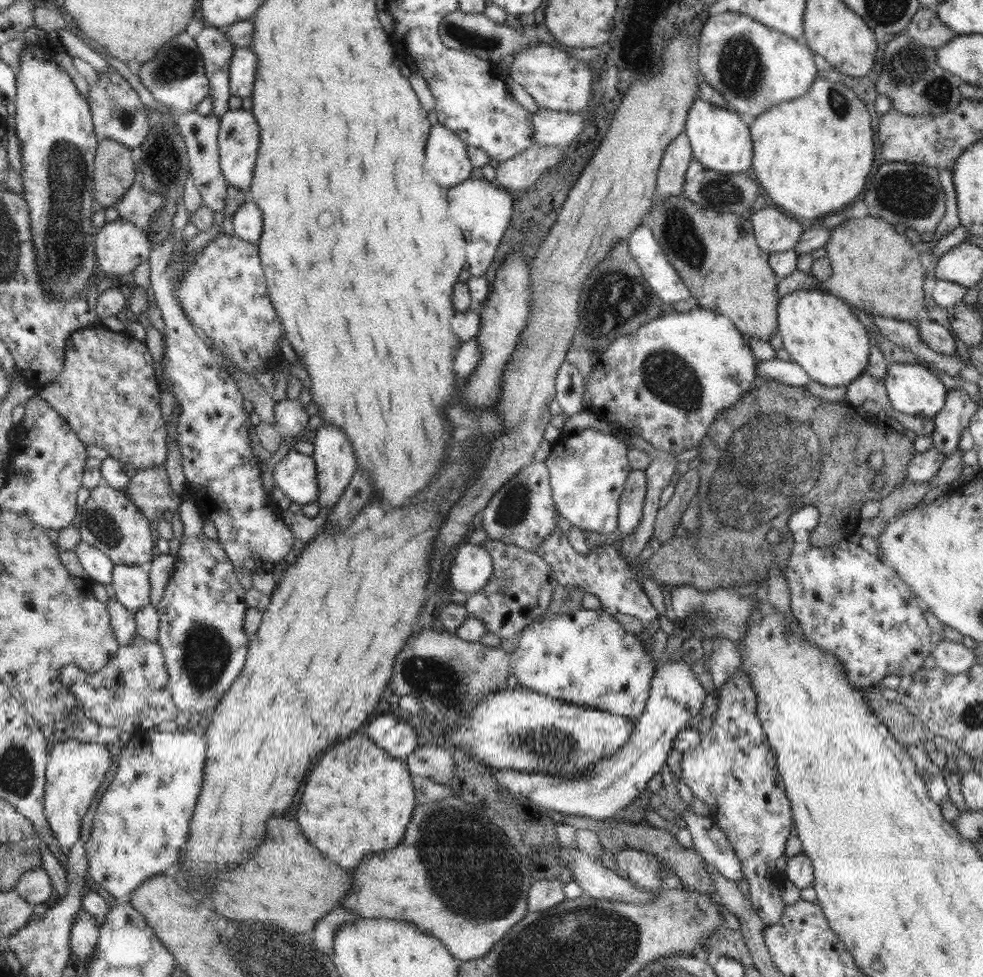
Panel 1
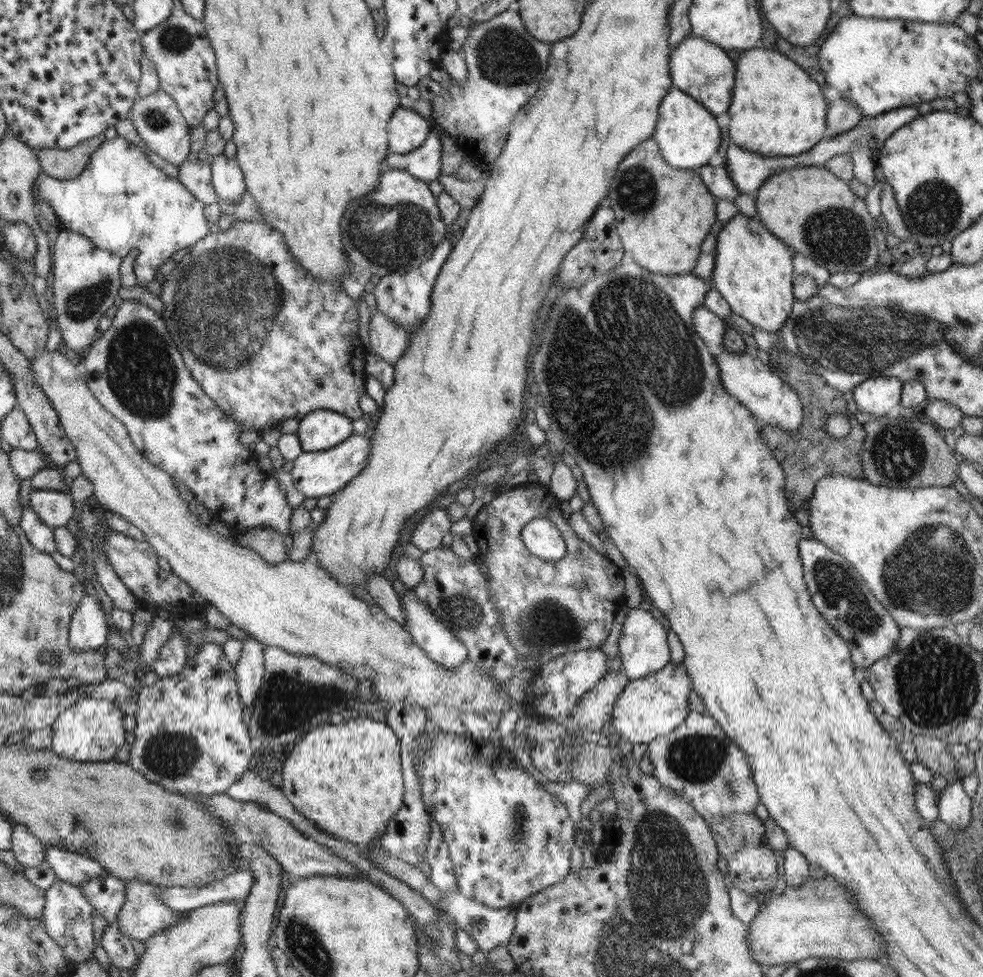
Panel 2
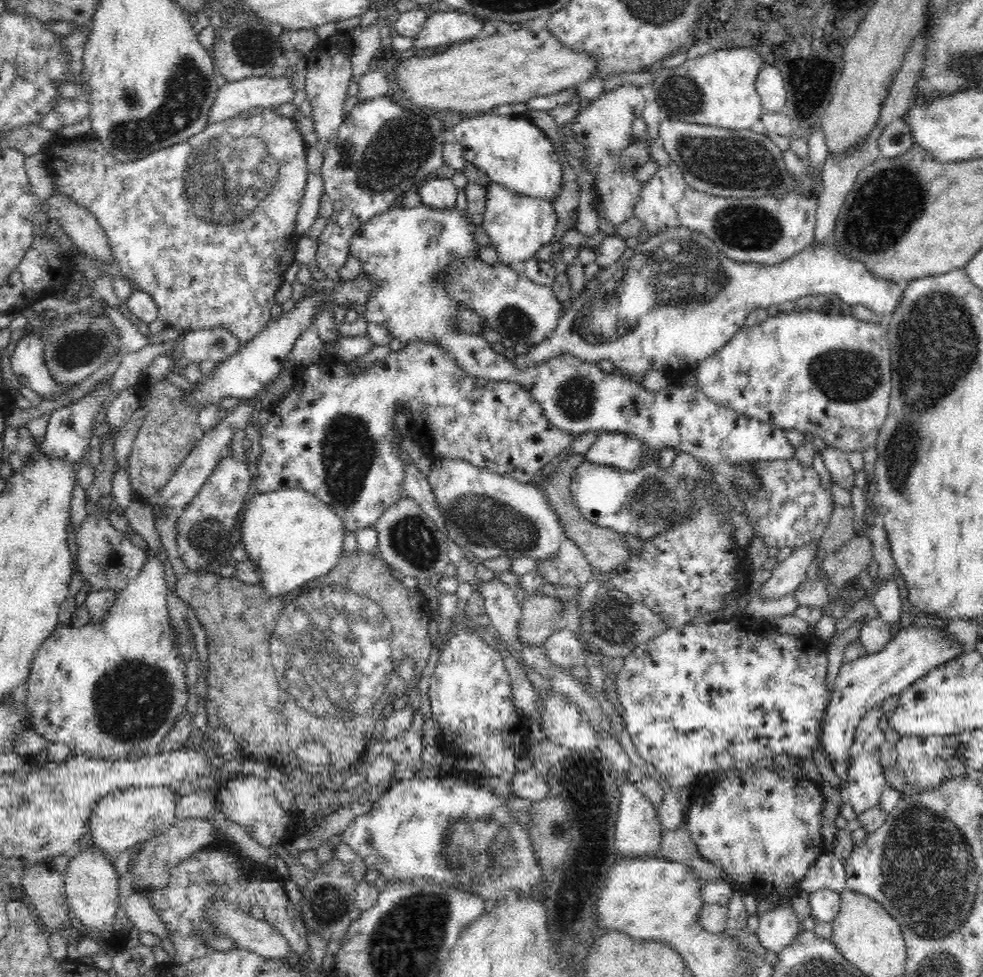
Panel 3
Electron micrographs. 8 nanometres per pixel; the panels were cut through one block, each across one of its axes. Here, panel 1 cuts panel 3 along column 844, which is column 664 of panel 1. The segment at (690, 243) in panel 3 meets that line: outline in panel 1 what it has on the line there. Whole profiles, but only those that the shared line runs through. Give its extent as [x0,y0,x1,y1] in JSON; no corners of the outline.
[626,223,690,302]

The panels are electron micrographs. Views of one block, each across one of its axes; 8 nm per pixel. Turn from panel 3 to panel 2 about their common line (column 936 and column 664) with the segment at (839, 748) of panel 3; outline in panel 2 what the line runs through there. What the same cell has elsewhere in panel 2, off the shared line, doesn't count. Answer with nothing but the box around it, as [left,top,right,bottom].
[618,607,671,679]

